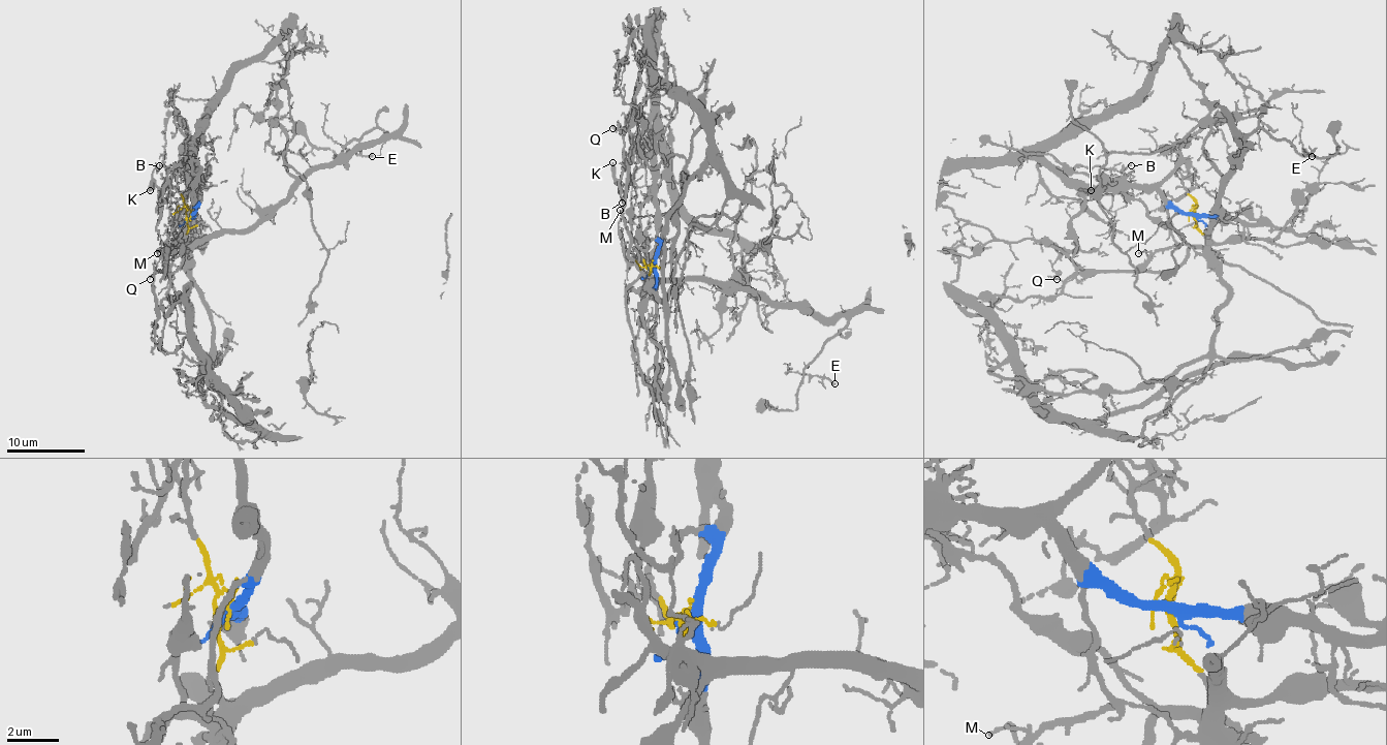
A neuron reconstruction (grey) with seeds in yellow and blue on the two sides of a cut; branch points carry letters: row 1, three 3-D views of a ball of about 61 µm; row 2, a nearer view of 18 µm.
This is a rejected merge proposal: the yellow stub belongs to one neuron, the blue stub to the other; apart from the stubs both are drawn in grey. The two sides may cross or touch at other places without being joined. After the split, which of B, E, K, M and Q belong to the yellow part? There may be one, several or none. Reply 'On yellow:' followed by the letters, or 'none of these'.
On yellow: E

